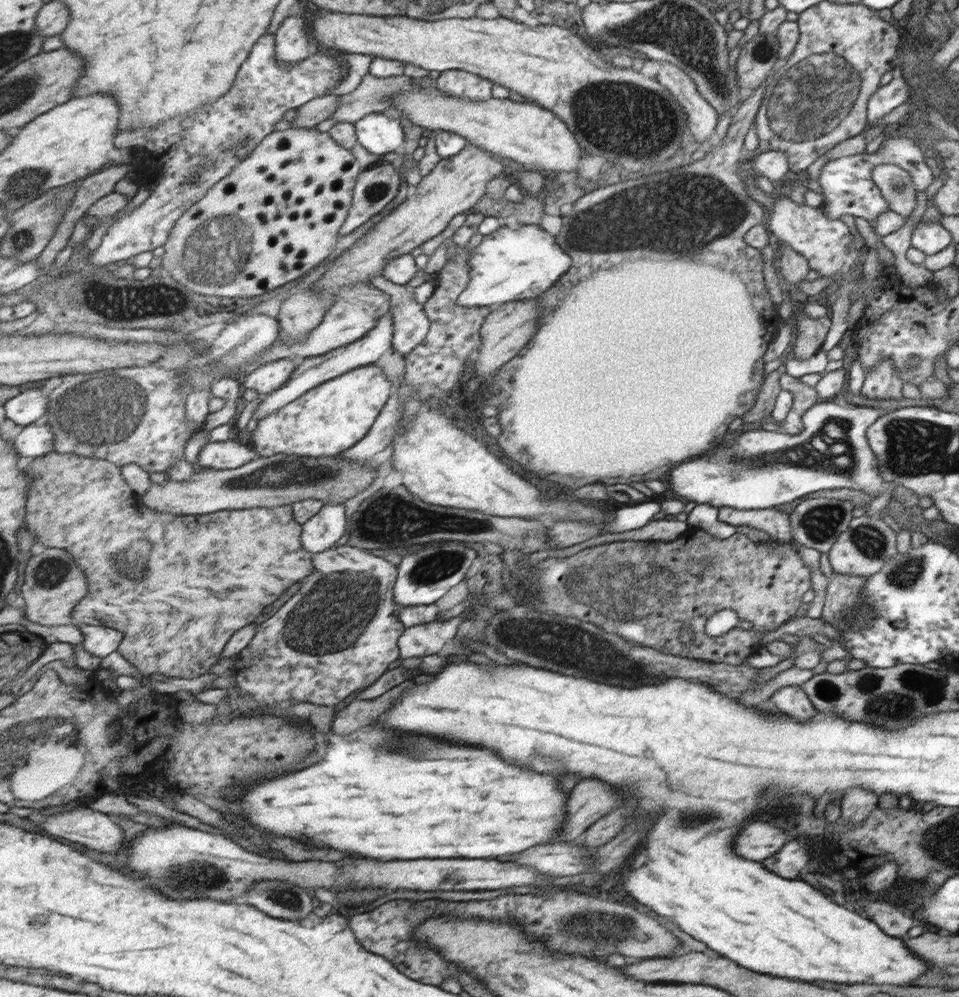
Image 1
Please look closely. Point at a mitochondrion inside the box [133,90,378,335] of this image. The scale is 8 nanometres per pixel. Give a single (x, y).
(204, 268)

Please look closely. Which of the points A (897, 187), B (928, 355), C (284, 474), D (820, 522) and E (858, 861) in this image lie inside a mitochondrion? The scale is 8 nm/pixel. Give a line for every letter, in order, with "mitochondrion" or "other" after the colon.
A: mitochondrion
B: other
C: mitochondrion
D: mitochondrion
E: other

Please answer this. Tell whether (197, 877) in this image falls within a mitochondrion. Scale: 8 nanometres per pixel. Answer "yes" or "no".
yes

